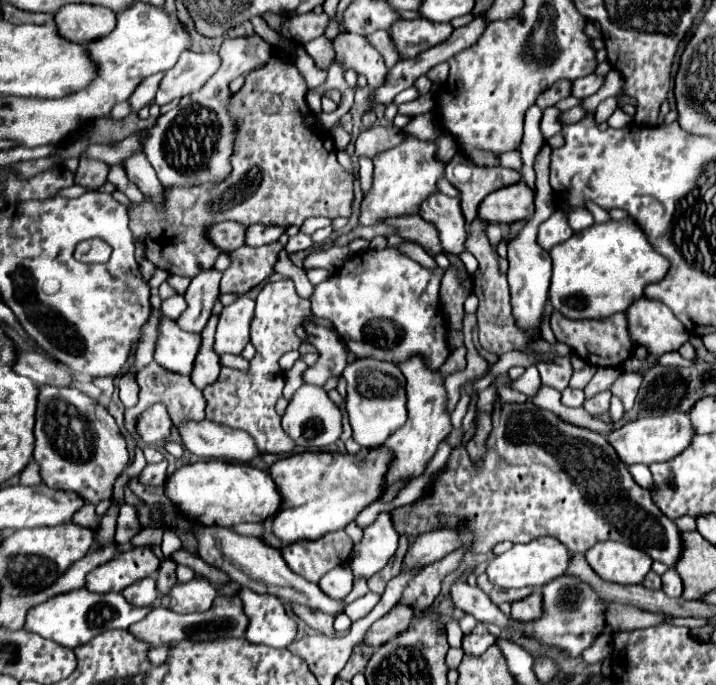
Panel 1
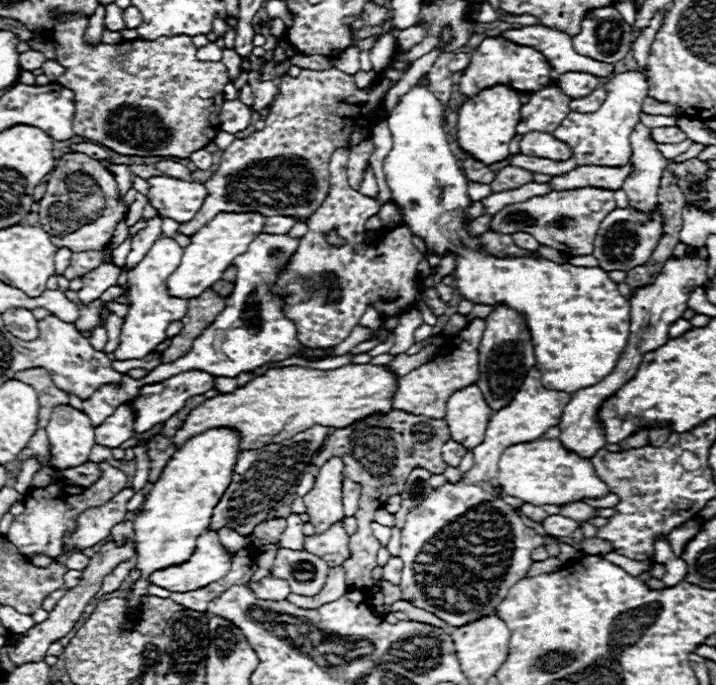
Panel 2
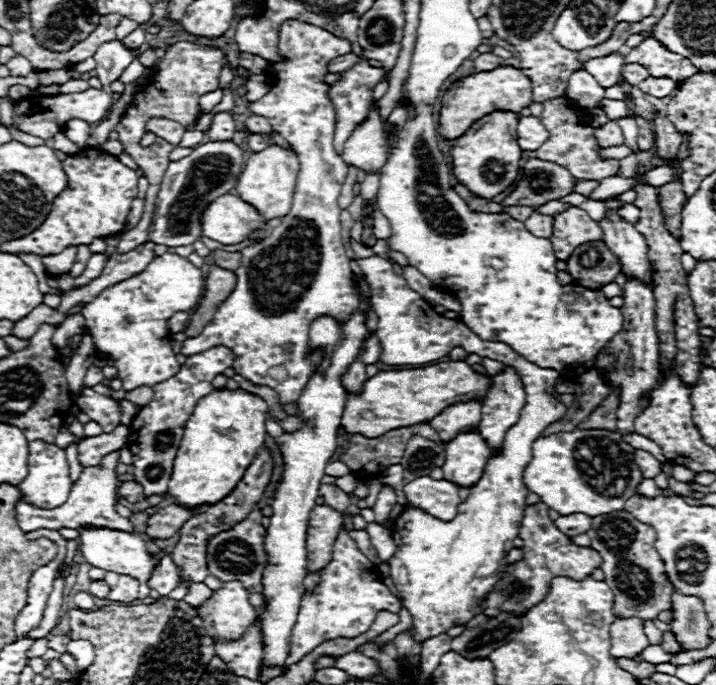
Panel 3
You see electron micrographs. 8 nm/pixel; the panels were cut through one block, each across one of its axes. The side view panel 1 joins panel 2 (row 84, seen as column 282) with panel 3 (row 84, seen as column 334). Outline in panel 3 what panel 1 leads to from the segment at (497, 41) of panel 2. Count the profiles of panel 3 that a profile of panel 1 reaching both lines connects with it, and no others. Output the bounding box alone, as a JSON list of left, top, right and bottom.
[438,66,532,140]

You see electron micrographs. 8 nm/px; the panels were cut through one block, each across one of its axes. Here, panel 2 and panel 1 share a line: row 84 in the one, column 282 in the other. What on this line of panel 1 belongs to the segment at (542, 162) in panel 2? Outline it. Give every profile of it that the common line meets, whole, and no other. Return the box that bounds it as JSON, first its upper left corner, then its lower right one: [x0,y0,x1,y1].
[240,588,298,648]

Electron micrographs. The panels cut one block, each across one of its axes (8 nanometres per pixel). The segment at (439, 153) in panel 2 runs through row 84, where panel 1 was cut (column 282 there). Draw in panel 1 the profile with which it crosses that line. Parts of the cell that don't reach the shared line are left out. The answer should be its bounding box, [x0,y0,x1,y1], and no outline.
[282,384,342,450]

